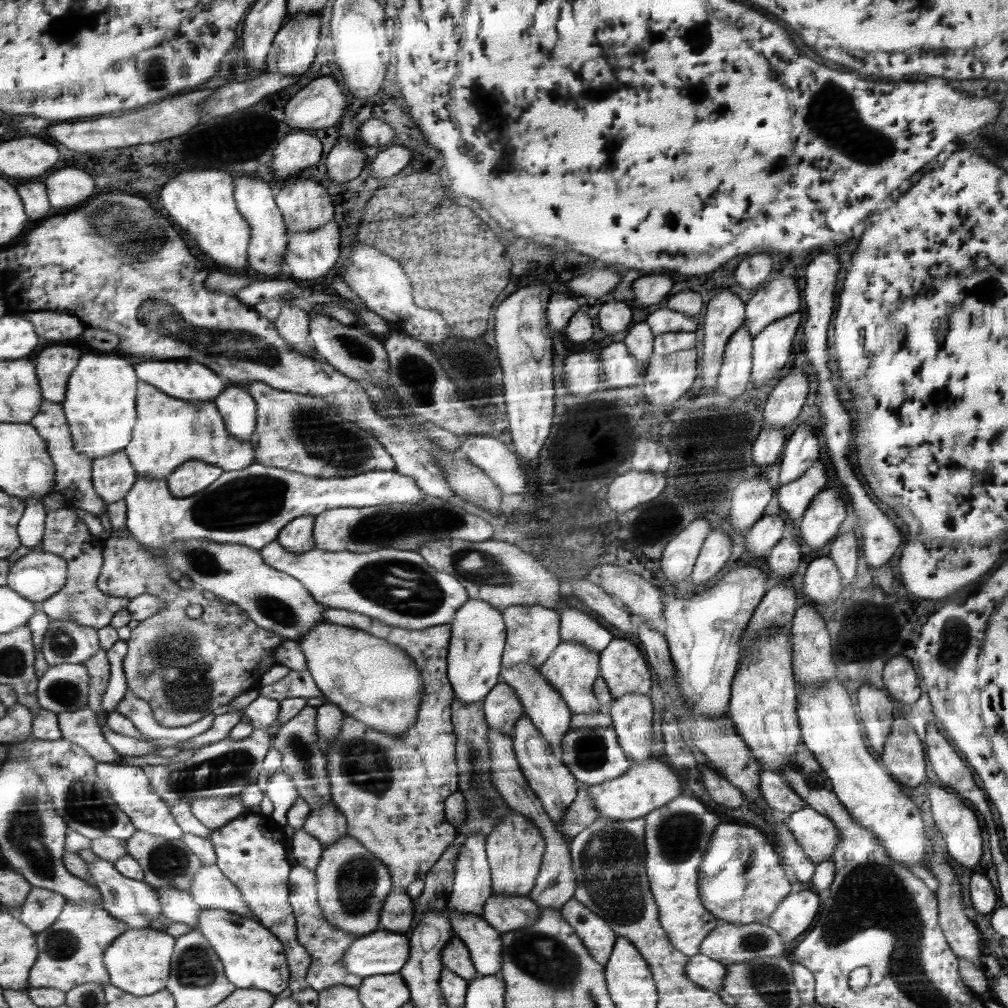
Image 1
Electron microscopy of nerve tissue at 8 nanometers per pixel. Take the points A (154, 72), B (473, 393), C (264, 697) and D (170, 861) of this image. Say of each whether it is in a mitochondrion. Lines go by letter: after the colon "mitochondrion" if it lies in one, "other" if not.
A: mitochondrion
B: other
C: other
D: mitochondrion

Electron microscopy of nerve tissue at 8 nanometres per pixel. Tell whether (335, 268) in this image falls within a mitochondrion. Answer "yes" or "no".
no

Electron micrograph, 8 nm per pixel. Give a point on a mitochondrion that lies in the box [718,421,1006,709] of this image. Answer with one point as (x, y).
(952, 655)

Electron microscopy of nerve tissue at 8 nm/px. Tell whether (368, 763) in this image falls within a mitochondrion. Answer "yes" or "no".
yes

